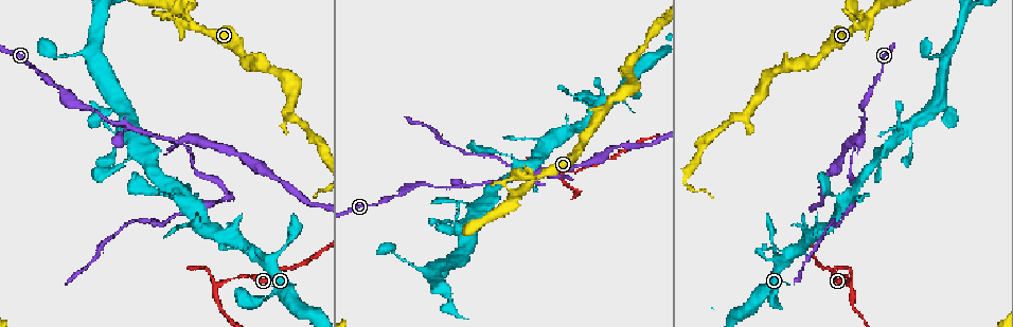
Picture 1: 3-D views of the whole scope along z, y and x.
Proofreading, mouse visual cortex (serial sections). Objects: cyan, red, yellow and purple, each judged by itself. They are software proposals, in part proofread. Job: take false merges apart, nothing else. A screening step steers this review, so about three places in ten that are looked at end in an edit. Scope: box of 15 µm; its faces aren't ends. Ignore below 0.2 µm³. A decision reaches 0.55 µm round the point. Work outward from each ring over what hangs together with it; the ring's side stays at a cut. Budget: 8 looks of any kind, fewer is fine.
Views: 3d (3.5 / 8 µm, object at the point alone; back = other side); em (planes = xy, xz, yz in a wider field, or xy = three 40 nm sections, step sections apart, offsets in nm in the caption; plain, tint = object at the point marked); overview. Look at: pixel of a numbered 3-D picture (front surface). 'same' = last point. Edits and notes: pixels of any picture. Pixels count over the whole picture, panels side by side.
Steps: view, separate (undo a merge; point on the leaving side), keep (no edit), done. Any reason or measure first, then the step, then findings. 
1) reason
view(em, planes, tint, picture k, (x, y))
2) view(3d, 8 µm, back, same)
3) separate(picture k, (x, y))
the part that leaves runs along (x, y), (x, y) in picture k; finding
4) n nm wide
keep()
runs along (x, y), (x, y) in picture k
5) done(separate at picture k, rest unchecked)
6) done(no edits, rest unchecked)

abrupt turn
view(3d, 3.5 µm, picture 1, (853, 291))

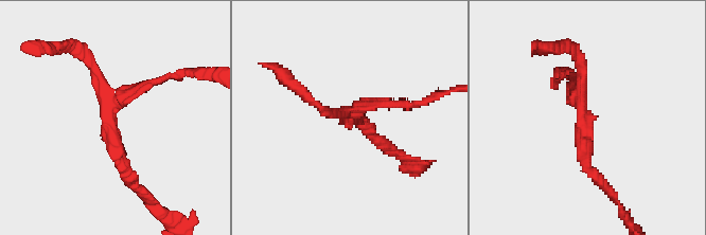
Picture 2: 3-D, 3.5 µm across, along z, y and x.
shape alone is not enough
view(em, xy, step 1, tint, picture 2, (585, 119))

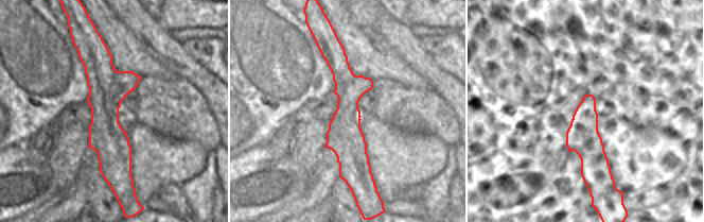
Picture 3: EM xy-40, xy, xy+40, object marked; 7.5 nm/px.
view(em, xy, step 5, tint, same)

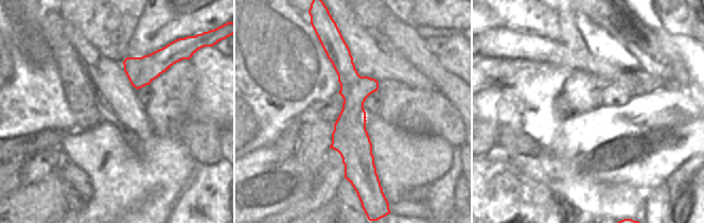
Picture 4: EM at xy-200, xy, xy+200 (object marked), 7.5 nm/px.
keep()
runs along (163, 77), (108, 113), (130, 178) in picture 2; one cell here

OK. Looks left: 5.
three-way junction
view(3d, 3.5 µm, back, picture 1, (176, 142))

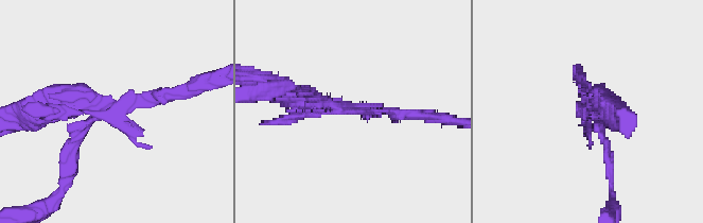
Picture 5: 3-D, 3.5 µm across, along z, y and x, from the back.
shape alone is not enough
view(em, xy, step 3, tint, picture 5, (111, 110))

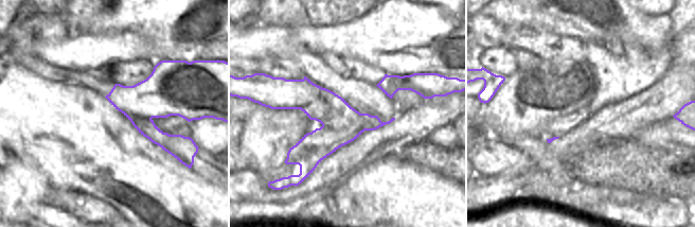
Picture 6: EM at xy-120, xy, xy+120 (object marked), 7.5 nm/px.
300 nm wide
keep()
runs along (278, 105), (379, 123) in picture 6; one cell here

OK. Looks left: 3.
three arms meet
view(3d, 8 µm, back, picture 1, (186, 13))

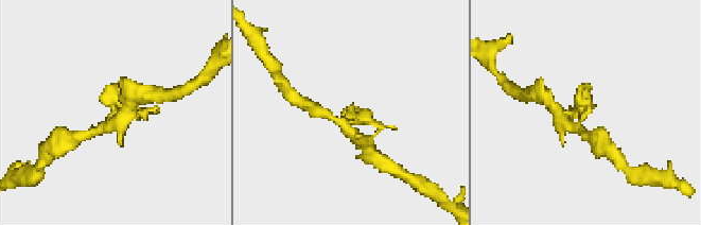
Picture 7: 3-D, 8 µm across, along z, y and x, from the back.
closer look
view(3d, 3.5 µm, picture 7, (350, 110))

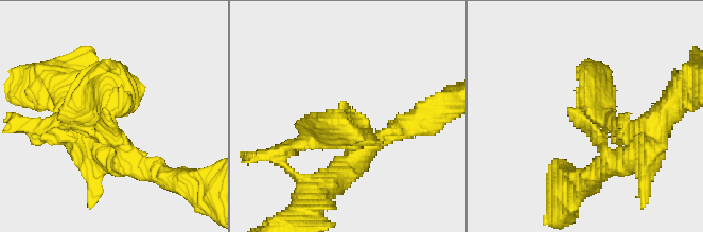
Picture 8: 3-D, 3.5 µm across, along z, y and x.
now the EM
view(em, xy, step 5, tint, picture 8, (348, 114))

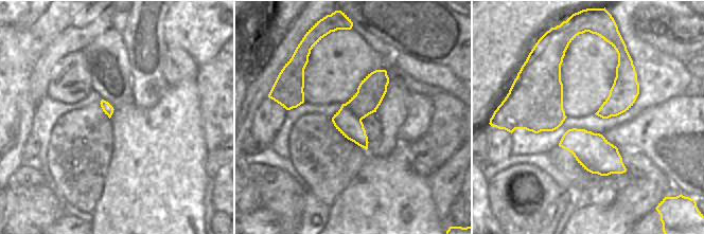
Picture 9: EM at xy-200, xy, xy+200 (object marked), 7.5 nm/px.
keep()
continuous, no second cell

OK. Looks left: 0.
done(no edits, rest unchecked)

